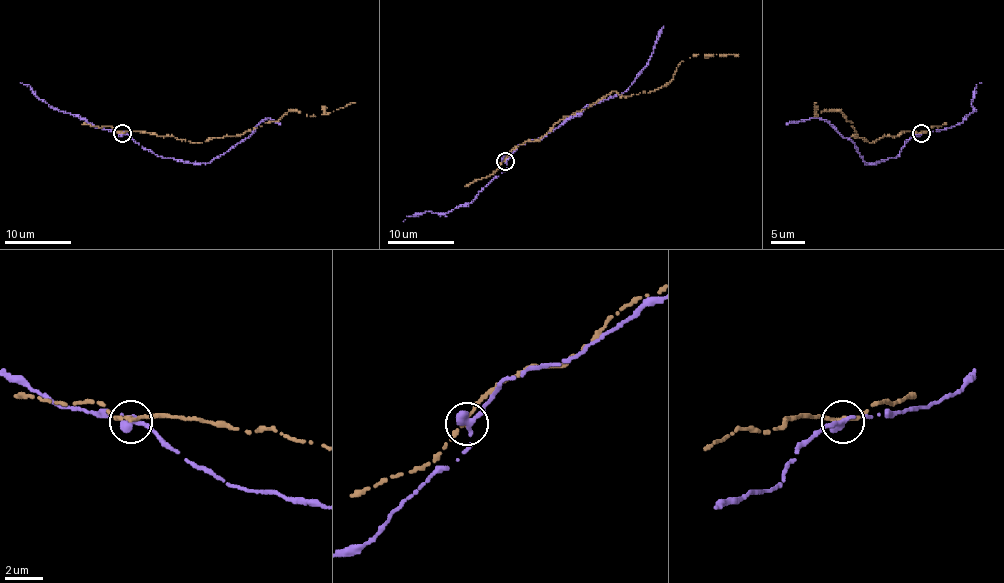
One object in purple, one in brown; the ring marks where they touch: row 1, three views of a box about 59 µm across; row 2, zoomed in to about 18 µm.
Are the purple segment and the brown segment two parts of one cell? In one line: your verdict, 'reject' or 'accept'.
reject

